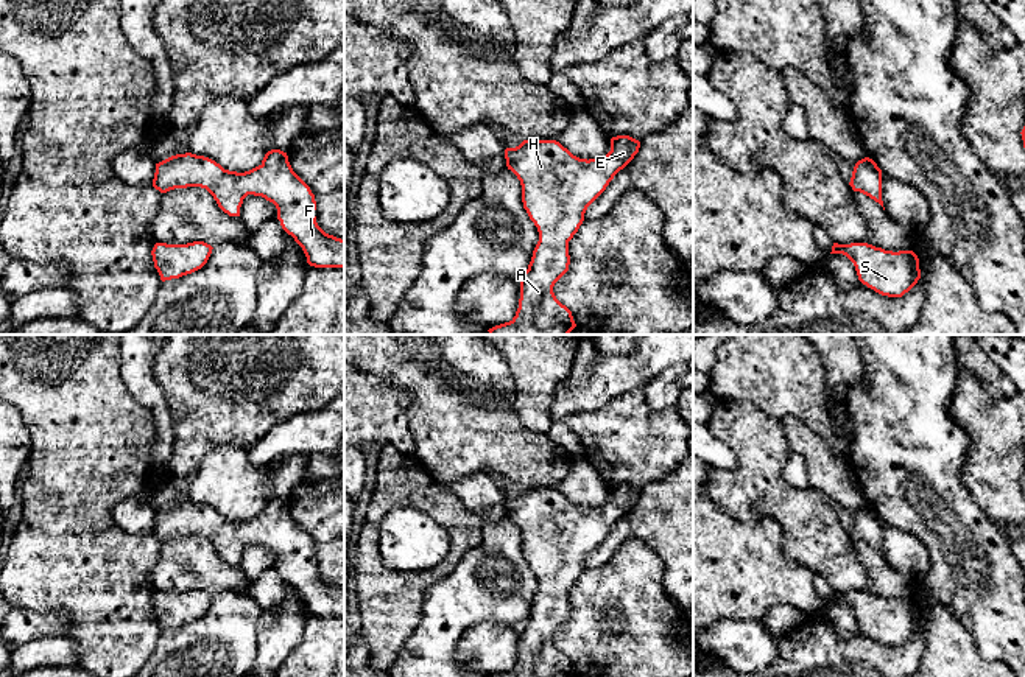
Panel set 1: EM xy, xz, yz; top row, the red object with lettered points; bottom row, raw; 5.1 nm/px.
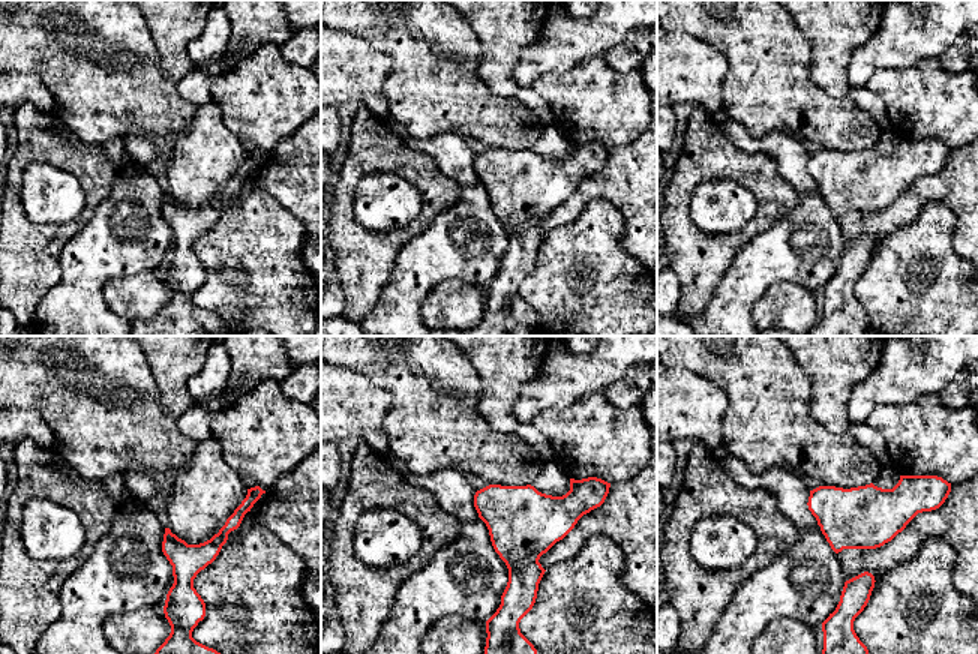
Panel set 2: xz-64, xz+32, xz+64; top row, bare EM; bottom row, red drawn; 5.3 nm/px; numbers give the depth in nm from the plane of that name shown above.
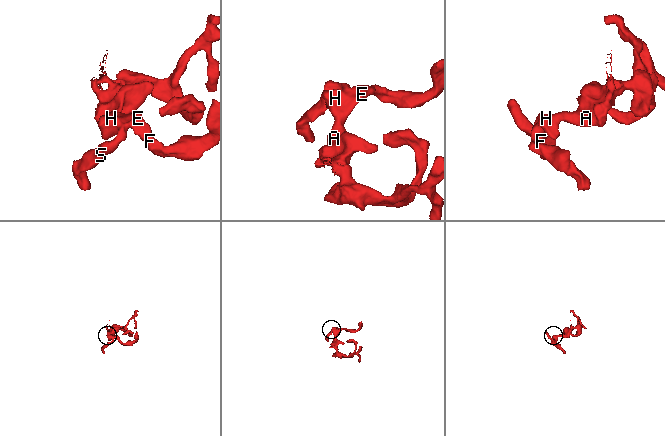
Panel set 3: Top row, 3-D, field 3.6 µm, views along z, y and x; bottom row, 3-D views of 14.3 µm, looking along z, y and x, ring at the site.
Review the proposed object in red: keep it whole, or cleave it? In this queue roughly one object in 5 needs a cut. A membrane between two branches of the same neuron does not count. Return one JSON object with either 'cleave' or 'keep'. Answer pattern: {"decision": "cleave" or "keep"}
{"decision": "keep"}

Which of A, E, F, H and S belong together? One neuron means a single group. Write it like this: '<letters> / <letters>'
A E F H S

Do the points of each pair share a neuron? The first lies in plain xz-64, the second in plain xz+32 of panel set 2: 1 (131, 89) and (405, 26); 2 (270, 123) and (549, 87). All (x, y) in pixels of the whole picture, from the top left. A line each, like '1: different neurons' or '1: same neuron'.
1: same neuron
2: same neuron

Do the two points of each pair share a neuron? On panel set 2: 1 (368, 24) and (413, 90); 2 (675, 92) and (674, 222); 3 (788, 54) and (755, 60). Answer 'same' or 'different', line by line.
1: same
2: different
3: same

